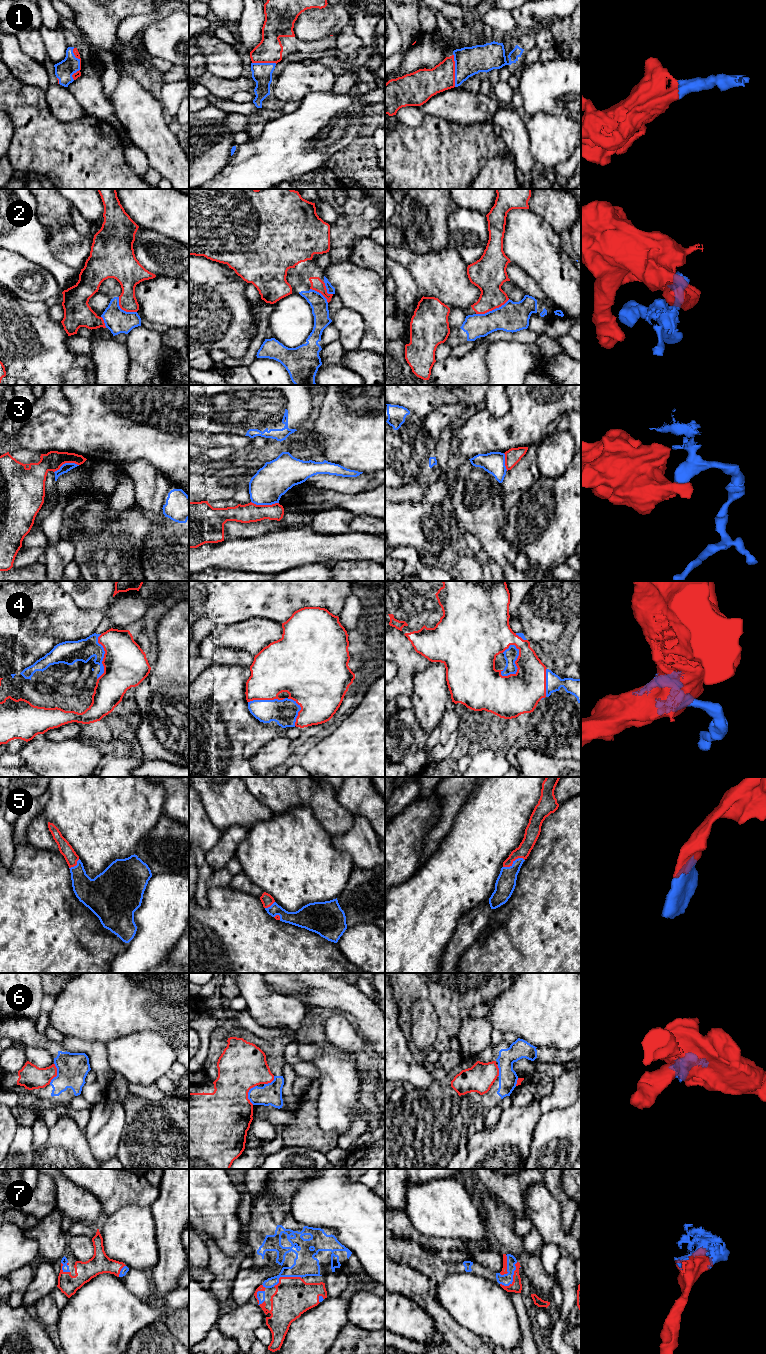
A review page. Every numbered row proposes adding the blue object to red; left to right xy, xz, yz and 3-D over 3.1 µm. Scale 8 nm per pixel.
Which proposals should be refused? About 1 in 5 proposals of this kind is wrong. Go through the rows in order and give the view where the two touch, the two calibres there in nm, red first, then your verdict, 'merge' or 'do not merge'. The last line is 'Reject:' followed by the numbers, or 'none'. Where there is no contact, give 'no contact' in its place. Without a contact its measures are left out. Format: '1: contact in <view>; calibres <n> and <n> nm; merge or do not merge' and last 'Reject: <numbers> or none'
1: contact in xy; calibres 50 and 150 nm; merge
2: contact in yz; calibres 240 and 240 nm; do not merge
3: contact in xz; calibres 150 and 280 nm; do not merge
4: contact in yz; calibres 320 and 120 nm; merge
5: contact in yz; calibres 110 and 160 nm; merge
6: contact in xz; calibres 420 and 180 nm; do not merge
7: contact in yz; calibres 90 and 90 nm; merge
Reject: 2, 3, 6

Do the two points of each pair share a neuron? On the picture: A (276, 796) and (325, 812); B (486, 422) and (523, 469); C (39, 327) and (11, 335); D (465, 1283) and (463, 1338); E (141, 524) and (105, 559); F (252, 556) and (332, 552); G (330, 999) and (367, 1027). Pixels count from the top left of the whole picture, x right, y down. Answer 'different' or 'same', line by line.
A: same
B: different
C: same
D: different
E: same
F: same
G: same

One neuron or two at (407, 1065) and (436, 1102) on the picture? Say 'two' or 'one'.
two

